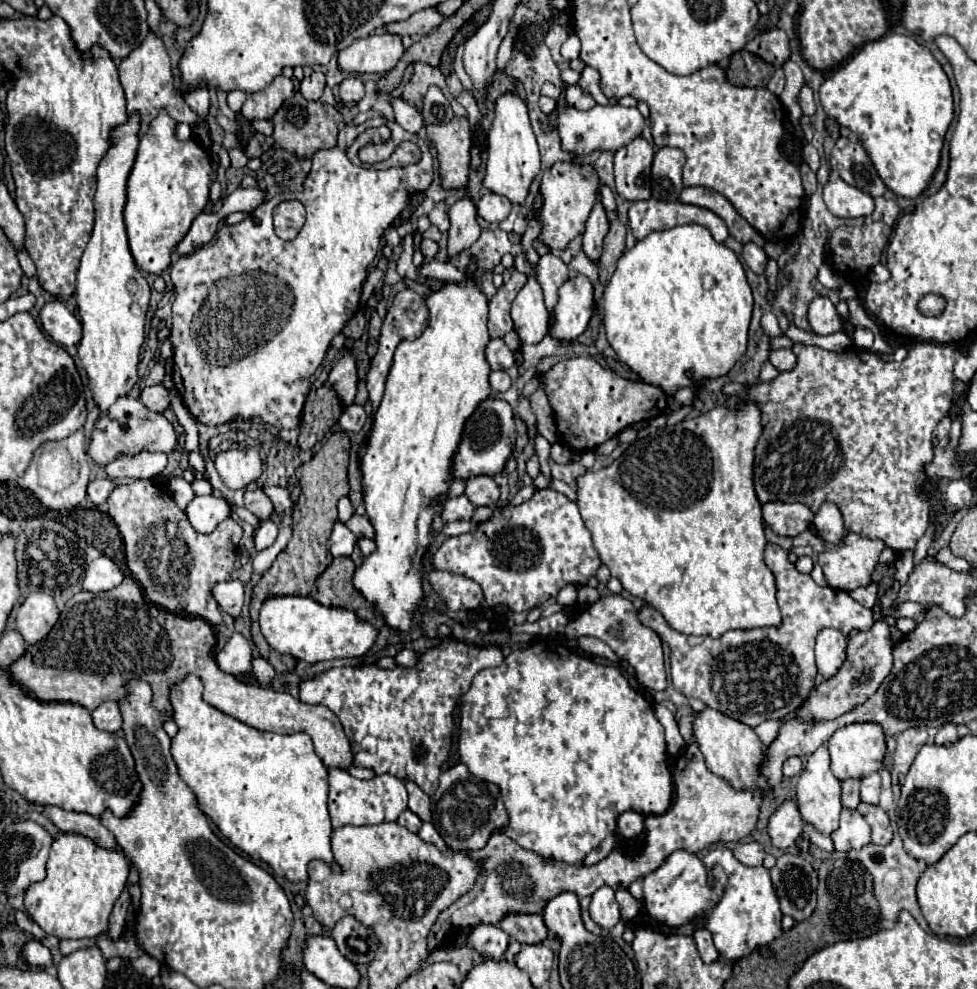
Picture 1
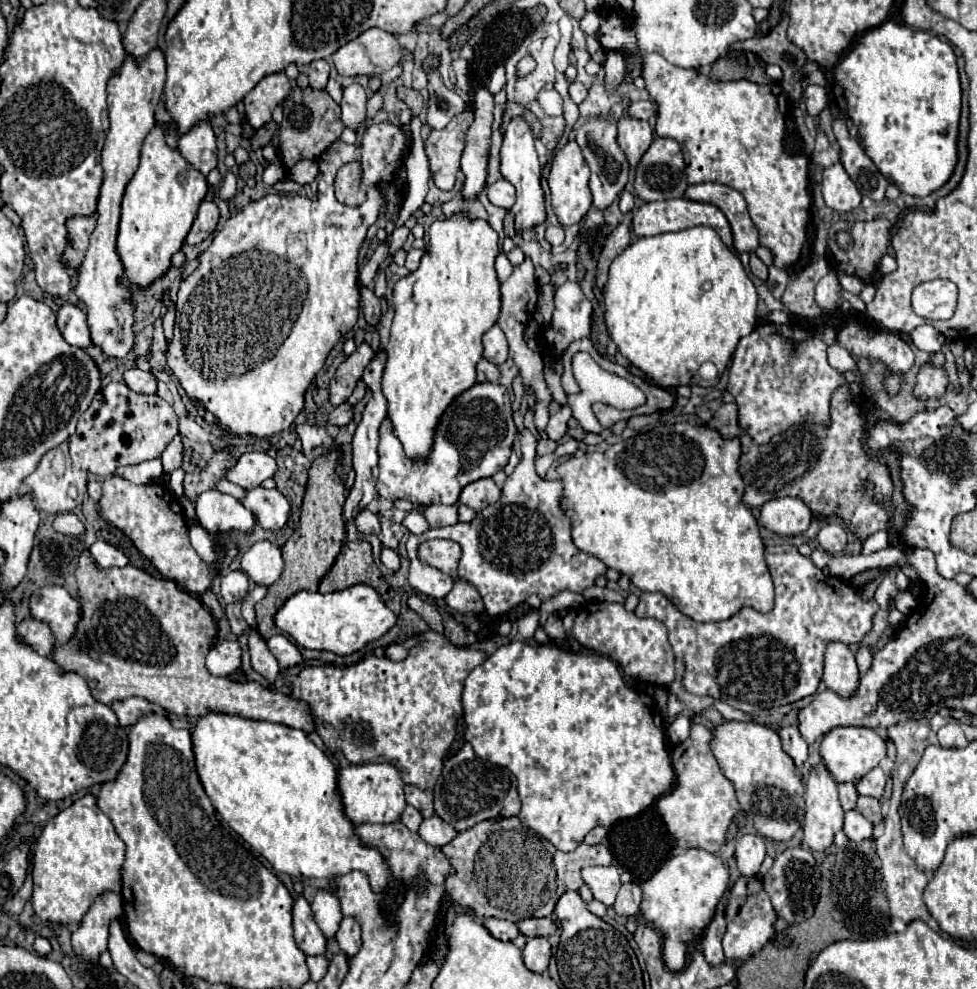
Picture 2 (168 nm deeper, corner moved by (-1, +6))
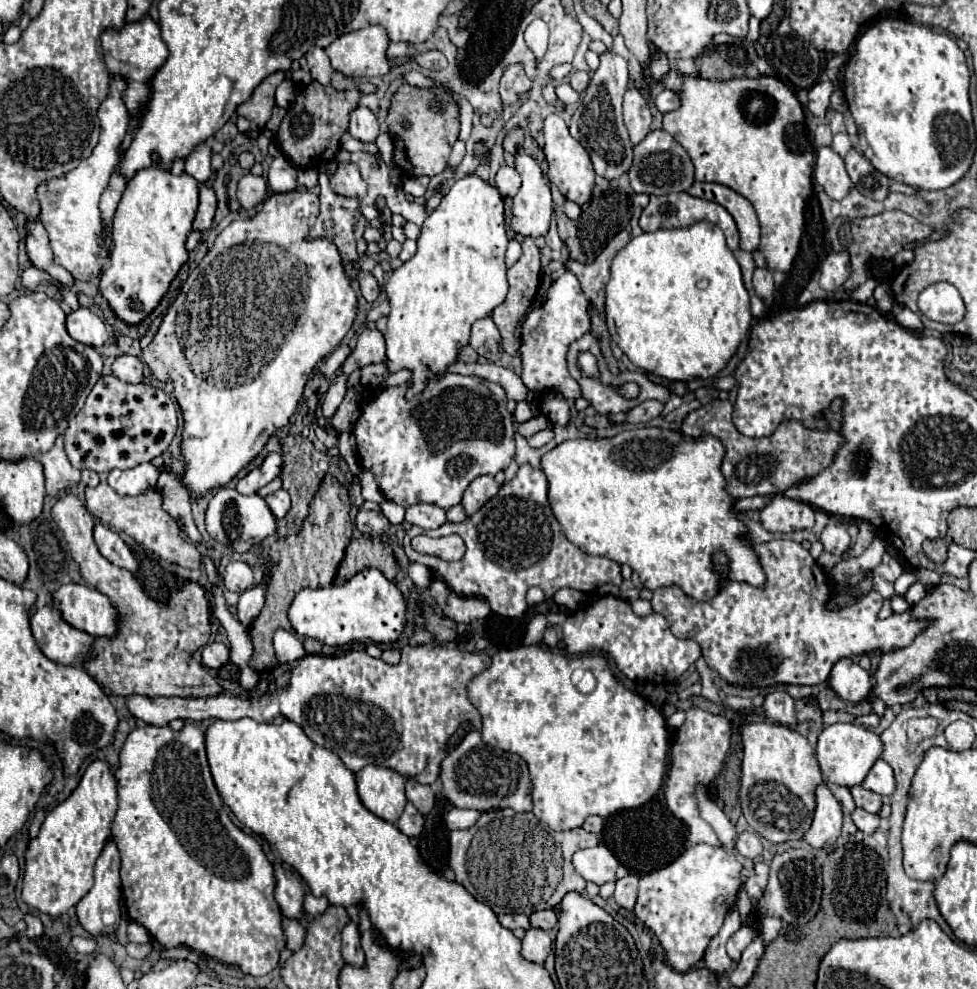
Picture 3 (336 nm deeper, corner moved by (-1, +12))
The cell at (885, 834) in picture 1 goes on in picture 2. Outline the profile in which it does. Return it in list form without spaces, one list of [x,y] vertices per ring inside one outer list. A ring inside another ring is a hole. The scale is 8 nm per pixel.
[[[859,797],[857,799],[857,811],[869,819],[873,825],[881,823],[881,803],[875,797]]]

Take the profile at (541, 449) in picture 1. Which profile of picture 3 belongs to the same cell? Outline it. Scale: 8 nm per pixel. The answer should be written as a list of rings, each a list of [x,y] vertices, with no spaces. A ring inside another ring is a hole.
[[[525,237],[523,239],[523,255],[521,259],[507,271],[507,279],[509,279],[509,293],[507,293],[507,299],[491,313],[491,319],[495,321],[495,325],[499,327],[501,331],[501,337],[503,337],[503,349],[505,353],[509,353],[511,357],[521,357],[521,339],[519,339],[519,325],[521,321],[525,319],[531,303],[533,303],[533,297],[537,293],[537,287],[539,287],[539,273],[541,273],[541,263],[539,263],[539,249],[537,245],[533,243],[531,237]]]

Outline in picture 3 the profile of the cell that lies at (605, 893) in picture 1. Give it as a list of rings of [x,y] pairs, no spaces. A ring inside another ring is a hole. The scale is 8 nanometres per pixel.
[[[597,845],[591,849],[577,851],[573,855],[573,867],[585,881],[603,885],[607,881],[615,881],[615,871],[619,867],[619,861],[613,857],[613,853],[607,847]]]

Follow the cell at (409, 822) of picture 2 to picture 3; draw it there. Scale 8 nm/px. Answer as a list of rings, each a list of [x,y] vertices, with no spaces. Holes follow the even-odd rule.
[[[407,801],[407,807],[401,815],[401,819],[397,821],[397,827],[407,835],[407,837],[417,837],[423,829],[423,815],[413,807],[411,801]]]

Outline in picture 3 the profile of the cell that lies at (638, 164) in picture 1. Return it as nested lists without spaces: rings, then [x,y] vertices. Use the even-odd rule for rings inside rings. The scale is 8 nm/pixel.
[[[629,89],[623,99],[623,117],[631,143],[639,145],[651,131],[651,111],[639,89]]]

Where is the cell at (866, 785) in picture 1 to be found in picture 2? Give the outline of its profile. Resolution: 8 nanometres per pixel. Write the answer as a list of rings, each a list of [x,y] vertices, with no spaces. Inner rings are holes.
[[[875,767],[855,787],[857,787],[857,793],[859,795],[871,795],[871,797],[881,799],[883,789],[885,789],[885,783],[887,783],[887,775],[883,773],[881,767]]]

